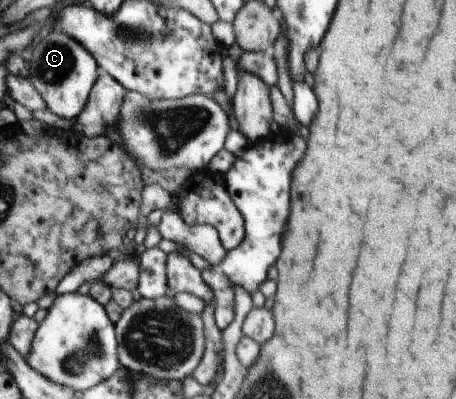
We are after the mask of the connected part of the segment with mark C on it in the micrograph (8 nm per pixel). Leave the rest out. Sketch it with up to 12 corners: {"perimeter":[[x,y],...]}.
{"perimeter":[[49,32],[30,83],[62,119],[82,113],[101,72],[84,46]]}

